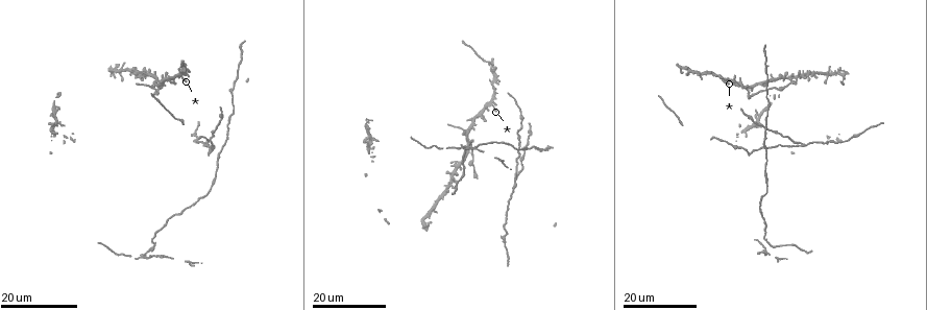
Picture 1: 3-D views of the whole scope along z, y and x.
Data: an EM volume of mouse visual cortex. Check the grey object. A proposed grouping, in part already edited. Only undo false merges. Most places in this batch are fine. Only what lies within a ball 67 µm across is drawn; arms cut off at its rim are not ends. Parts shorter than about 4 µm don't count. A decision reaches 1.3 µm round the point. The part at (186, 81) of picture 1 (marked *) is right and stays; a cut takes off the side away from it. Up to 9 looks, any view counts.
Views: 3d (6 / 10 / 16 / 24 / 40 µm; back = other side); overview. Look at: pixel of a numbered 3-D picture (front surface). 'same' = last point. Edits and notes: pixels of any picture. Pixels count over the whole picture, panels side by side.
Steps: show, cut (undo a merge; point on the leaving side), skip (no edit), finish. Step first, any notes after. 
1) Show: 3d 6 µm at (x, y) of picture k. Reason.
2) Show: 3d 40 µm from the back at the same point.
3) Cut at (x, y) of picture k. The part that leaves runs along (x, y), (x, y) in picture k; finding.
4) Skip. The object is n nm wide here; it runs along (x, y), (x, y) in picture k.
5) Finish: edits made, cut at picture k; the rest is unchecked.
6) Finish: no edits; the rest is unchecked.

Show: 3d 16 µm at (747, 90) of picture 1. Four or more arms meet.

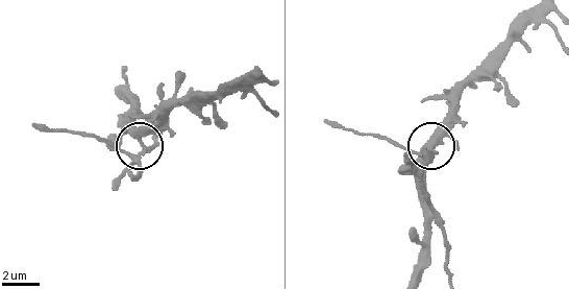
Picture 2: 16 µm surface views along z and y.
Show: 3d 10 µm at (141, 143) of picture 2.

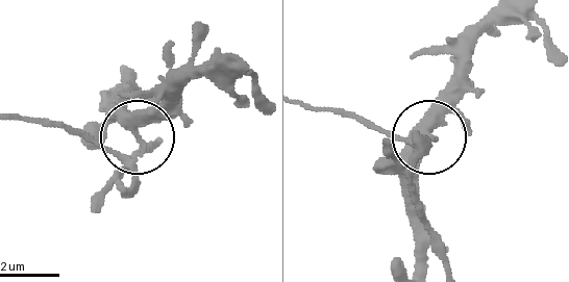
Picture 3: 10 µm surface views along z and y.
Cut at (387, 131) of picture 3. The object is 280 nm wide here; two neurons meet here.

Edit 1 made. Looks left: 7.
Show: 3d 16 µm at (518, 131) of picture 1. Sharp bend.

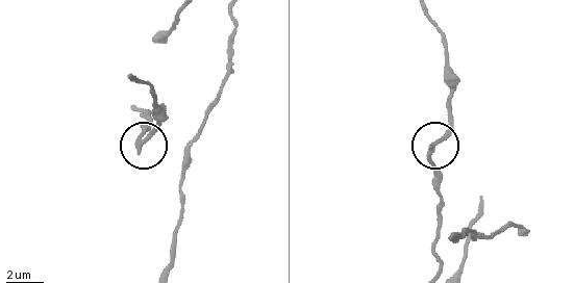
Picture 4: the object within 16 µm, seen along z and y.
Show: 3d 10 µm at (429, 148) of picture 4.

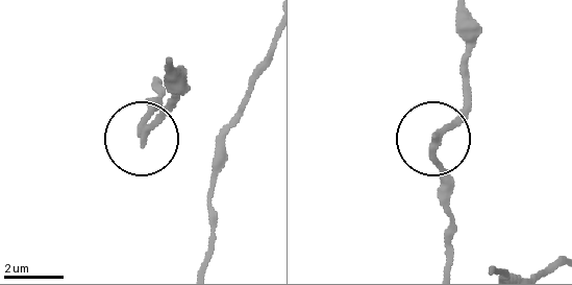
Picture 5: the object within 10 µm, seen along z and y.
Skip. One neuron here.

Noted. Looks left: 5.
Show: 3d 16 µm at (770, 246) of picture 1. Two arms in line, one across.

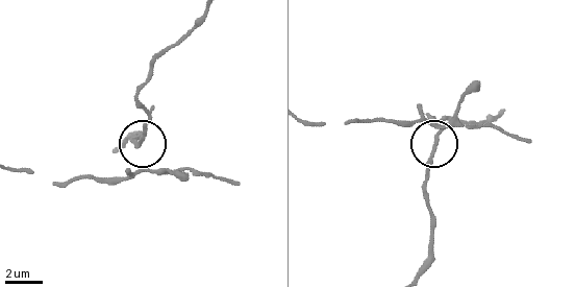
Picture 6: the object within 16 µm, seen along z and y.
Show: 3d 10 µm at (143, 136) of picture 6.

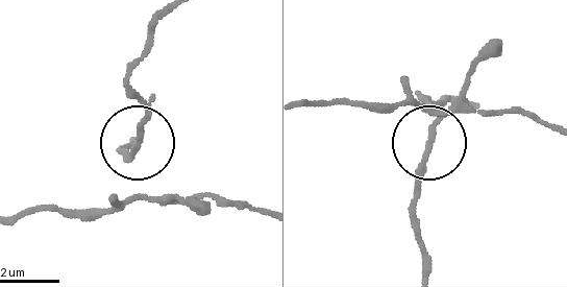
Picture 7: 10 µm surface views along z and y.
Skip. The side arm is 14 µm long; one neuron here.

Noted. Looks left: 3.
Show: 3d 16 µm at (515, 185) of picture 1. Branch point.

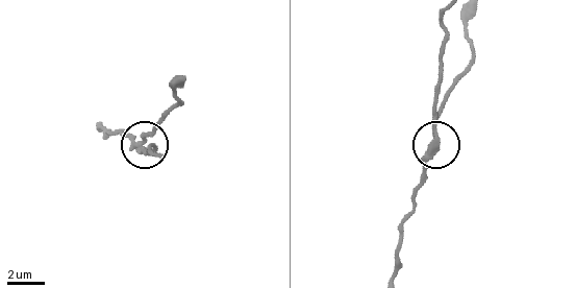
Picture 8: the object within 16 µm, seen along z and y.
Show: 3d 10 µm at (435, 144) of picture 8.

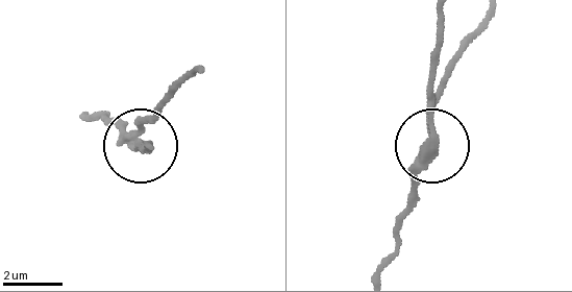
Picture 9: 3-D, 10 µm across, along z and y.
Cut at (139, 123) of picture 9. The object is 260 nm wide here; the part that leaves runs along (126, 140), (196, 73) in picture 9; two neurons meet here.

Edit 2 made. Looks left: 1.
Finish: edits made, cut at picture 3, cut at picture 9; the rest is unchecked.

